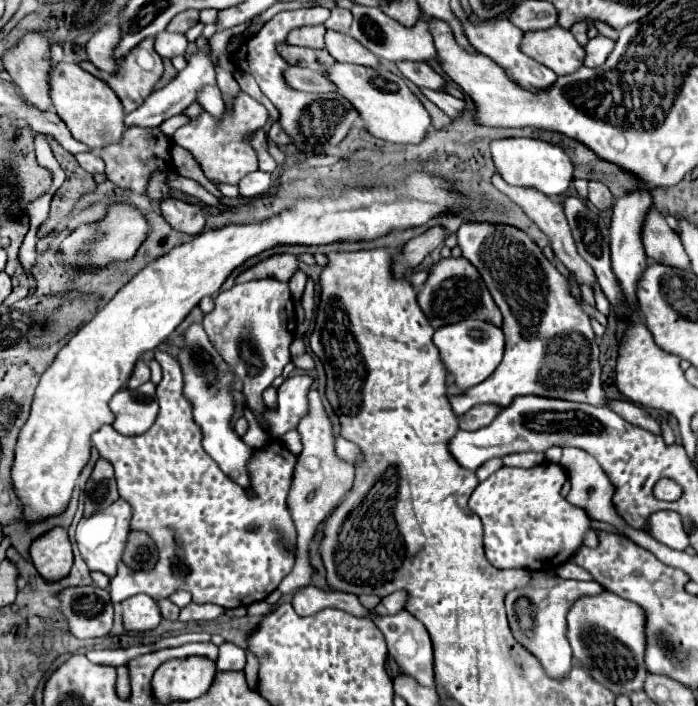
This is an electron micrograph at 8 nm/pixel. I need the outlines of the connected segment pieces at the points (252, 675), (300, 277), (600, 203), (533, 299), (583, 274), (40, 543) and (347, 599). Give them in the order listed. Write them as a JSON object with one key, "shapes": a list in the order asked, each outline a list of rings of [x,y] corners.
{"shapes":[[[[246,652],[246,656],[248,656],[248,664],[246,664],[244,673],[246,680],[248,680],[248,686],[254,688],[258,678],[258,658],[254,654],[250,654],[250,652]]],[[[300,270],[300,274],[296,274],[290,282],[288,282],[288,286],[290,286],[290,292],[292,292],[292,296],[294,296],[294,302],[298,304],[300,300],[302,300],[302,294],[304,294],[304,286],[306,286],[306,280],[308,280],[308,276]]],[[[588,182],[588,200],[600,210],[610,210],[614,204],[610,190],[600,182]]],[[[464,222],[456,232],[458,246],[462,256],[476,266],[482,280],[486,282],[496,306],[504,316],[504,336],[506,336],[506,350],[504,360],[484,384],[462,392],[460,396],[450,396],[452,410],[456,416],[468,412],[472,406],[478,404],[496,404],[506,408],[512,404],[516,396],[542,396],[542,398],[558,398],[570,402],[586,402],[592,406],[606,406],[608,396],[600,384],[600,364],[598,364],[598,344],[596,336],[590,326],[588,314],[584,314],[582,306],[570,296],[566,278],[546,260],[542,250],[520,230],[512,226],[496,226],[496,224],[470,224]]],[[[498,172],[492,176],[492,184],[494,184],[496,190],[500,190],[502,194],[506,194],[514,204],[518,204],[518,206],[526,212],[526,216],[548,236],[550,246],[552,246],[552,250],[554,250],[554,256],[574,274],[576,282],[578,282],[578,284],[586,284],[586,286],[590,286],[590,288],[594,290],[596,276],[594,276],[590,264],[584,262],[582,256],[580,256],[578,250],[576,250],[574,238],[572,238],[572,234],[570,234],[570,228],[568,228],[568,222],[566,222],[566,216],[564,216],[564,210],[562,210],[562,204],[560,204],[560,202],[554,202],[552,198],[548,198],[548,196],[544,196],[542,192],[536,192],[536,190],[532,190],[532,188],[512,188],[510,184],[506,184],[506,182],[500,178]]],[[[54,528],[48,534],[34,540],[30,548],[32,564],[46,582],[58,582],[70,574],[72,568],[72,544],[64,528]]],[[[306,586],[298,590],[292,598],[292,606],[300,616],[310,616],[318,612],[320,608],[342,608],[352,616],[366,616],[370,610],[366,610],[354,594],[336,592],[336,590],[320,590],[314,586]]]]}

